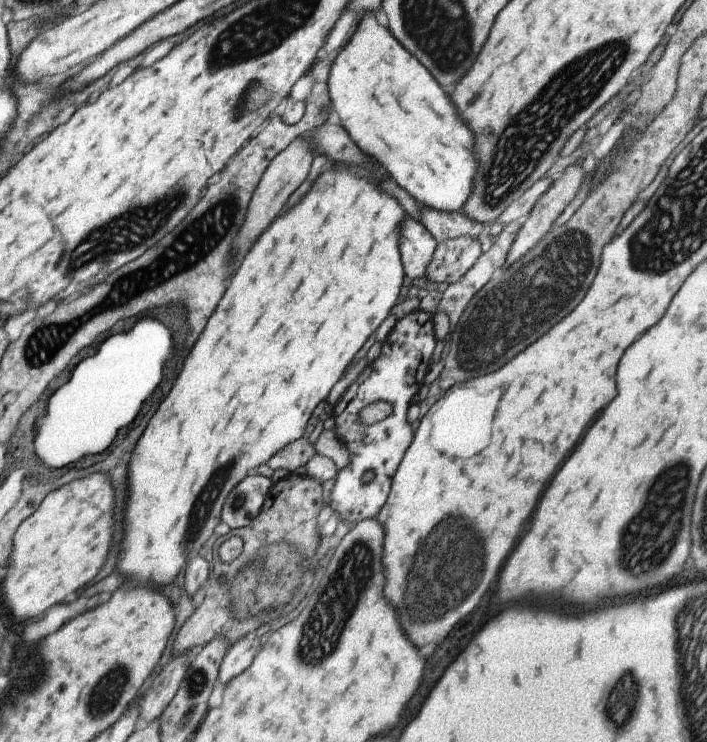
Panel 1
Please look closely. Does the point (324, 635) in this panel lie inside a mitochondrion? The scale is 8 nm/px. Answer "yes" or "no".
yes

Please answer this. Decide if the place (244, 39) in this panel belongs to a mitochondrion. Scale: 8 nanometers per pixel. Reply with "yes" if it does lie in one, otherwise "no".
yes

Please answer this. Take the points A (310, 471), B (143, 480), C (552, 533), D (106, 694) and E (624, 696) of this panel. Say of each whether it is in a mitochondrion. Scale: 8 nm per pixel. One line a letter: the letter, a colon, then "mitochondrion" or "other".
A: other
B: other
C: other
D: mitochondrion
E: mitochondrion

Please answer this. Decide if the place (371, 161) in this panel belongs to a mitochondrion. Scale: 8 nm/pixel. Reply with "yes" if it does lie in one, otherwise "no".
no

